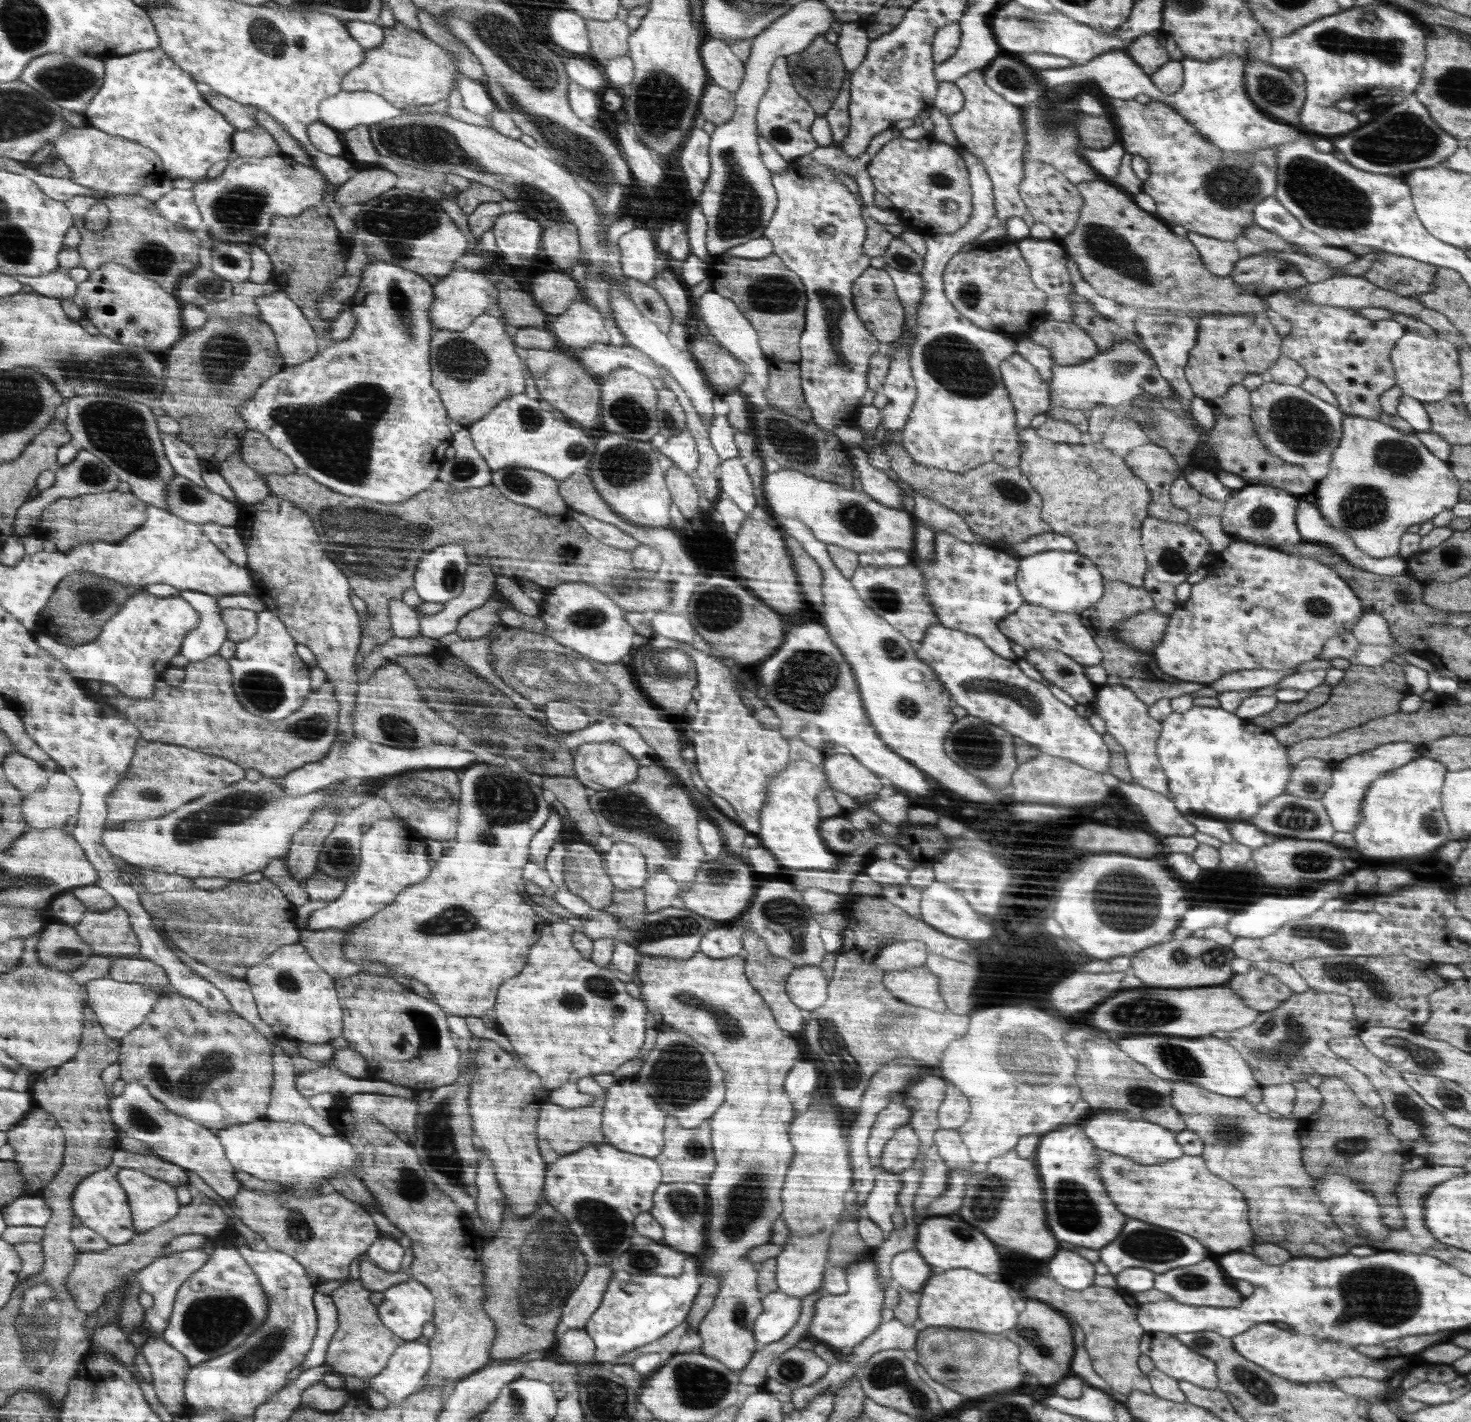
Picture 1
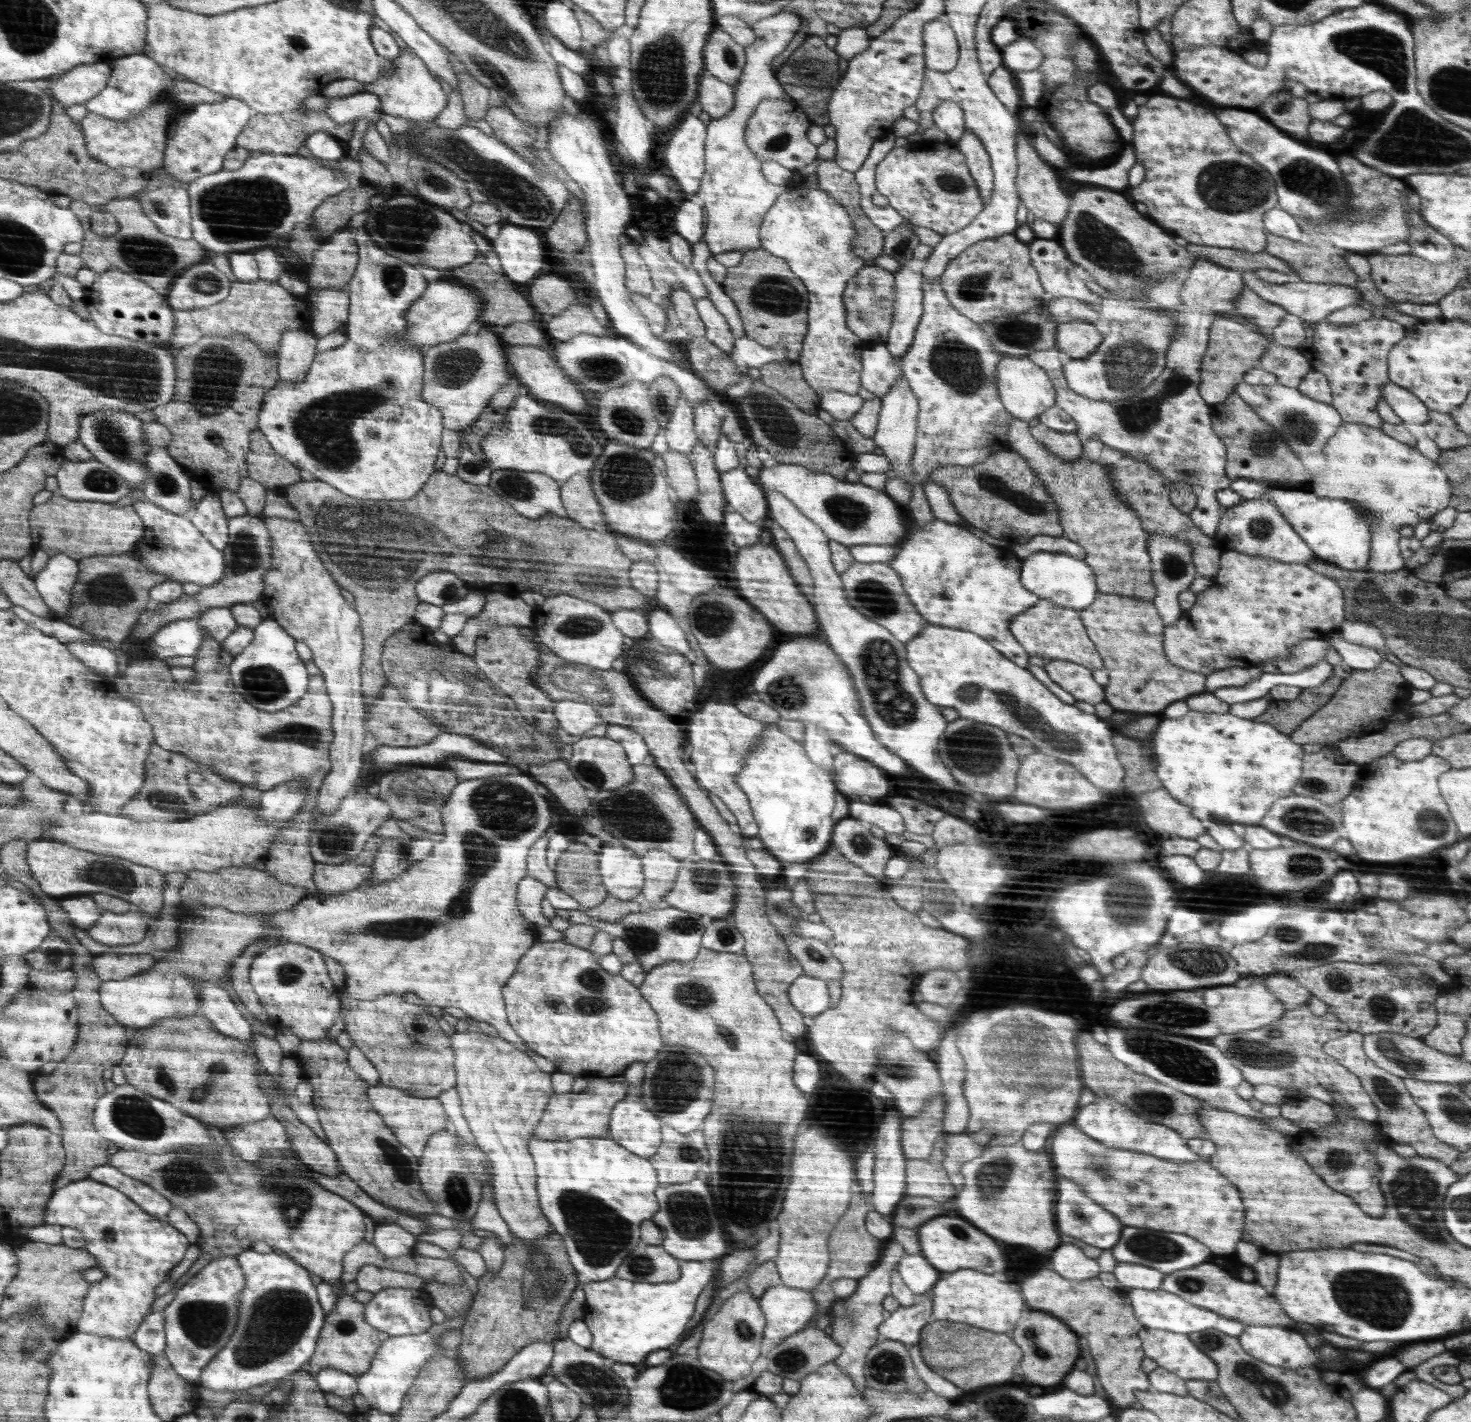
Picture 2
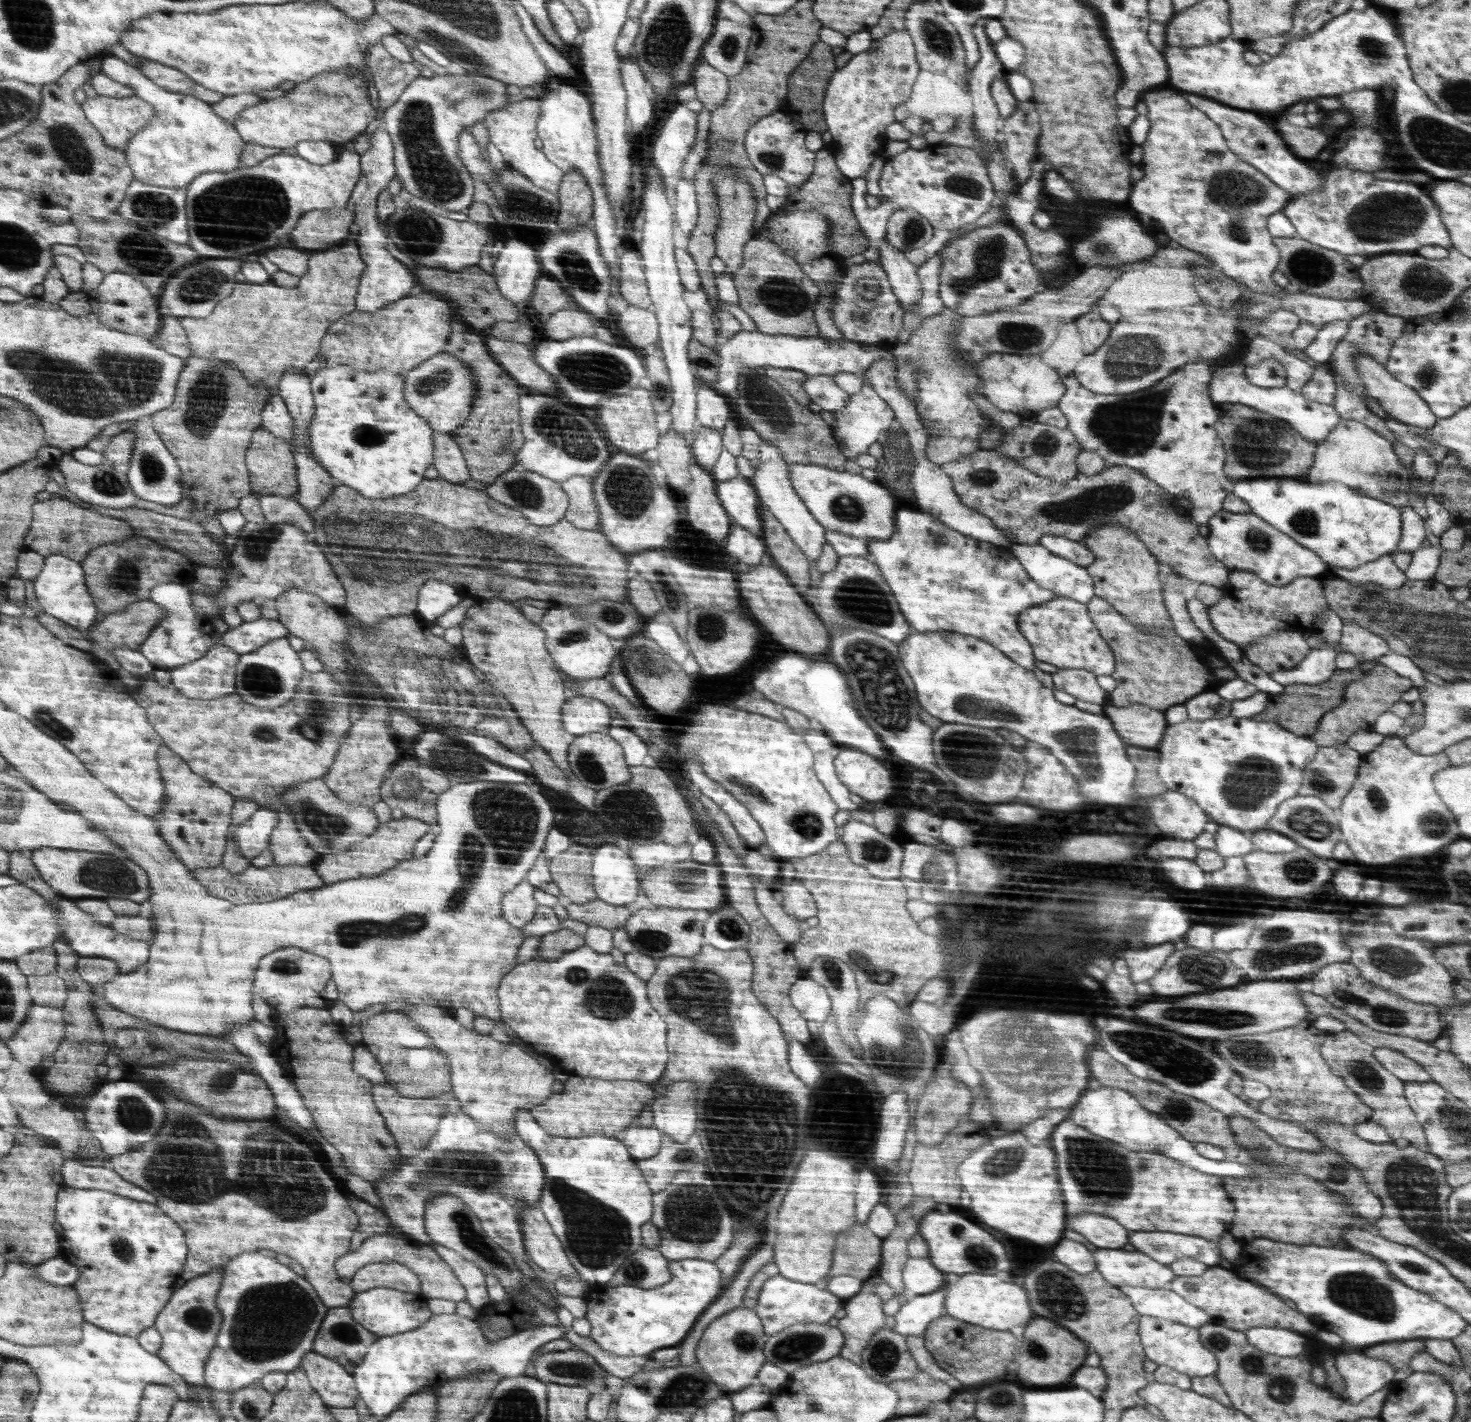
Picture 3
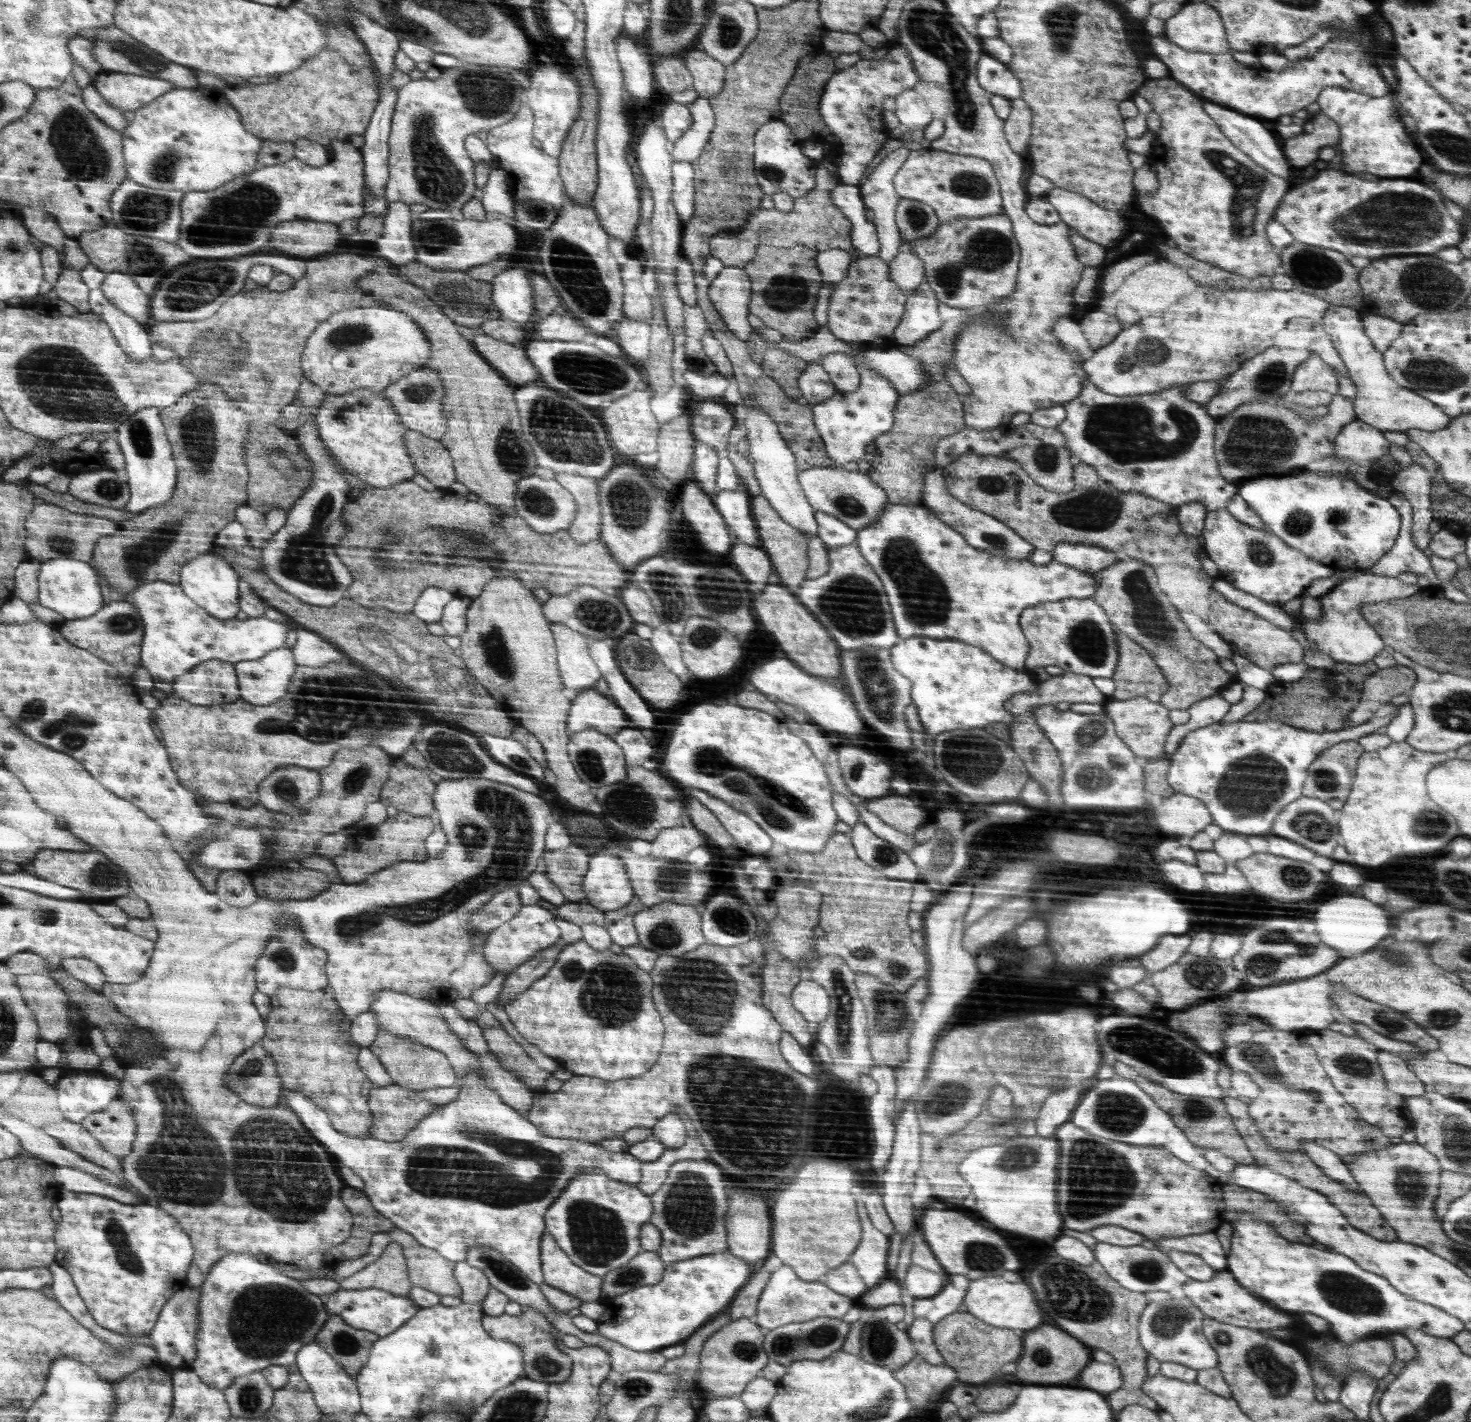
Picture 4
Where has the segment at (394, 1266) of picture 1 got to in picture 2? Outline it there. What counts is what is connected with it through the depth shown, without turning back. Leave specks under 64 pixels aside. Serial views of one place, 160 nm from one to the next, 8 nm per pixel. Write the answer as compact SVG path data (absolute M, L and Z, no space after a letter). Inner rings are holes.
M396 1223L373 1225L369 1237L374 1242L374 1246L386 1257L406 1255L417 1243L415 1235L396 1225Z

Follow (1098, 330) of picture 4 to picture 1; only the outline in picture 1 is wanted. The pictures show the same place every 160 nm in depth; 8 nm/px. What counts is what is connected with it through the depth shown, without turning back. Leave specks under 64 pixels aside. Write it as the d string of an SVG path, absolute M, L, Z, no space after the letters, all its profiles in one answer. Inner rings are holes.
M1044 319L1030 334L1034 343L1045 346L1058 365L1082 364L1099 353L1086 331L1071 322Z

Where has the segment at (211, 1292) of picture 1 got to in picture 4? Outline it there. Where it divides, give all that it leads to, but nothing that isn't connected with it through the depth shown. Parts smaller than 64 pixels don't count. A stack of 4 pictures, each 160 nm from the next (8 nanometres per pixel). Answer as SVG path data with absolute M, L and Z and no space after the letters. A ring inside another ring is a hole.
M188 1287L176 1293L168 1300L158 1316L158 1322L148 1333L153 1347L158 1351L158 1362L168 1365L168 1368L190 1370L196 1360L197 1330L200 1323L200 1288Z

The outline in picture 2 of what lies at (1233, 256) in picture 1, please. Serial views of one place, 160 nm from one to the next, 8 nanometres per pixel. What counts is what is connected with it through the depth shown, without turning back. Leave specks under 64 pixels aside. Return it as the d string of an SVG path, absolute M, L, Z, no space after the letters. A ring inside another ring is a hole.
M1196 260L1196 264L1190 269L1190 274L1184 280L1184 286L1180 290L1180 303L1174 308L1168 308L1167 314L1175 316L1178 320L1178 331L1165 350L1165 367L1160 376L1142 392L1132 395L1123 400L1111 402L1096 401L1088 399L1082 395L1076 395L1068 385L1067 379L1063 375L1064 362L1071 359L1066 353L1062 353L1056 346L1031 352L1027 357L1040 365L1050 377L1054 390L1056 391L1056 405L1064 412L1067 412L1076 423L1078 434L1082 440L1099 438L1107 451L1118 449L1126 456L1148 461L1161 475L1169 478L1169 481L1187 482L1197 496L1197 503L1194 510L1189 513L1192 522L1206 535L1214 538L1221 519L1221 513L1226 512L1227 507L1222 506L1216 498L1216 492L1222 491L1230 486L1231 480L1226 474L1227 450L1220 437L1214 432L1214 422L1210 406L1200 397L1198 385L1200 382L1199 370L1201 367L1202 355L1207 351L1209 340L1209 329L1213 320L1219 312L1221 315L1229 315L1235 312L1236 300L1240 298L1242 290L1246 288L1242 274L1238 270L1224 268L1222 265L1214 264L1210 260Z

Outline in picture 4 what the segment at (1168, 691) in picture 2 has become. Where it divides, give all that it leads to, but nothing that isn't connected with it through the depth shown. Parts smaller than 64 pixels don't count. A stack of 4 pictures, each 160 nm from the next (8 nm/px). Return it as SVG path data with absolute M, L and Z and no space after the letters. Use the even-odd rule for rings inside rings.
M1115 629L1118 662L1114 674L1115 691L1111 699L1128 700L1142 696L1150 702L1158 703L1169 689L1155 658L1120 629Z

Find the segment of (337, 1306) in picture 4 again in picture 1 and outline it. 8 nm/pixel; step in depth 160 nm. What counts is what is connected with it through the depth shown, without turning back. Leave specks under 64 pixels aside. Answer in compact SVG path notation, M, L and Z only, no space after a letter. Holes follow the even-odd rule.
M412 1278L408 1282L390 1286L384 1292L384 1300L380 1304L379 1316L381 1321L392 1332L404 1340L415 1341L422 1335L422 1326L426 1323L432 1323L434 1319L434 1294L426 1285Z

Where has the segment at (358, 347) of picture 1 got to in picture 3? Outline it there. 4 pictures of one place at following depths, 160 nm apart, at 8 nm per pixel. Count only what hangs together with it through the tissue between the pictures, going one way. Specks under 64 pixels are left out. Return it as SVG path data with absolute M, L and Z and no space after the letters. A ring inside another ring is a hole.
M383 127L374 129L371 134L371 147L362 155L362 174L355 190L351 192L351 200L347 209L355 214L354 224L360 228L356 236L352 237L359 245L363 261L367 269L360 280L359 295L356 296L356 309L358 312L376 312L404 299L404 295L412 290L416 280L414 272L406 265L396 260L388 251L388 238L381 228L378 217L379 196L387 189L388 183L395 176L394 142L391 135ZM337 364L331 367L322 367L311 376L311 391L315 405L315 413L307 428L309 434L309 443L313 457L331 474L334 482L349 486L362 496L368 498L388 498L390 496L408 494L415 490L416 487L425 479L424 472L433 464L434 439L433 431L429 422L414 412L404 400L405 380L403 373L390 371L367 371L366 369L356 369L350 365ZM272 396L262 412L261 426L268 429L276 438L291 443L293 433L293 416L288 412L287 404L278 396Z

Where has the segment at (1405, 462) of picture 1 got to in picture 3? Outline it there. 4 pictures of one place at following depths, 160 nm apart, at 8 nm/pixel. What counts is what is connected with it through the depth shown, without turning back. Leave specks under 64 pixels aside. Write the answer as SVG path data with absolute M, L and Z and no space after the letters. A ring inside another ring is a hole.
M1341 419L1336 428L1328 436L1317 444L1315 459L1307 472L1310 484L1336 481L1366 496L1382 500L1388 504L1403 508L1410 506L1409 484L1414 482L1418 498L1426 498L1433 492L1432 484L1424 484L1412 469L1407 469L1396 456L1393 444L1380 436L1375 430L1355 420ZM1411 476L1411 477L1409 477ZM1391 554L1380 556L1379 559L1361 567L1351 569L1332 567L1329 572L1356 586L1374 583L1386 588L1400 588L1407 579L1405 572L1394 564Z

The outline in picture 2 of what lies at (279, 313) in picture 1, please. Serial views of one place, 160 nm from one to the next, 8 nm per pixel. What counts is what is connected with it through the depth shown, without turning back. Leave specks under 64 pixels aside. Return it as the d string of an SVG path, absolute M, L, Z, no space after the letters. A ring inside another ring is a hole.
M286 330L282 342L277 352L280 381L304 380L316 355L317 337L311 332Z

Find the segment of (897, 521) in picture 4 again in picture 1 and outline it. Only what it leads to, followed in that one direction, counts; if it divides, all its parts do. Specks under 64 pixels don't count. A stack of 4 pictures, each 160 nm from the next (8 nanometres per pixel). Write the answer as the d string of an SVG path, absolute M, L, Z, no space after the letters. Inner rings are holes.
M938 532L933 560L919 560L919 556L911 558L912 564L923 570L925 595L940 624L980 637L1000 656L1017 661L1010 647L1010 637L1004 636L997 624L1026 603L1018 587L1018 556L992 546L962 542L950 532Z

